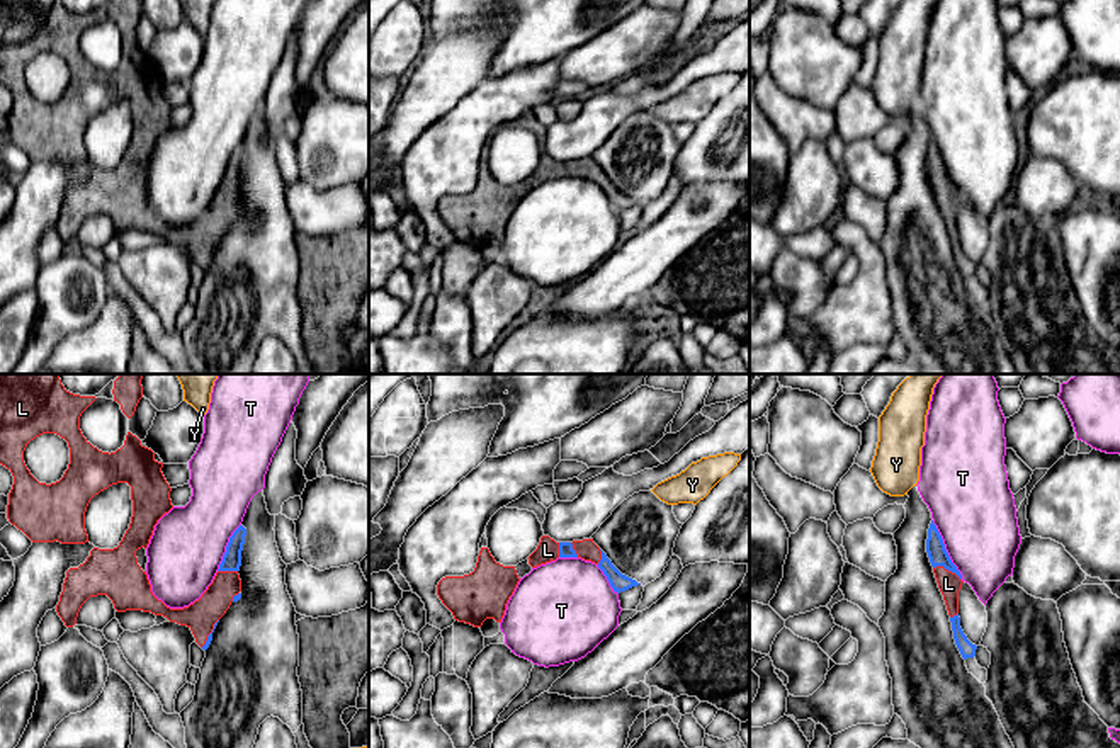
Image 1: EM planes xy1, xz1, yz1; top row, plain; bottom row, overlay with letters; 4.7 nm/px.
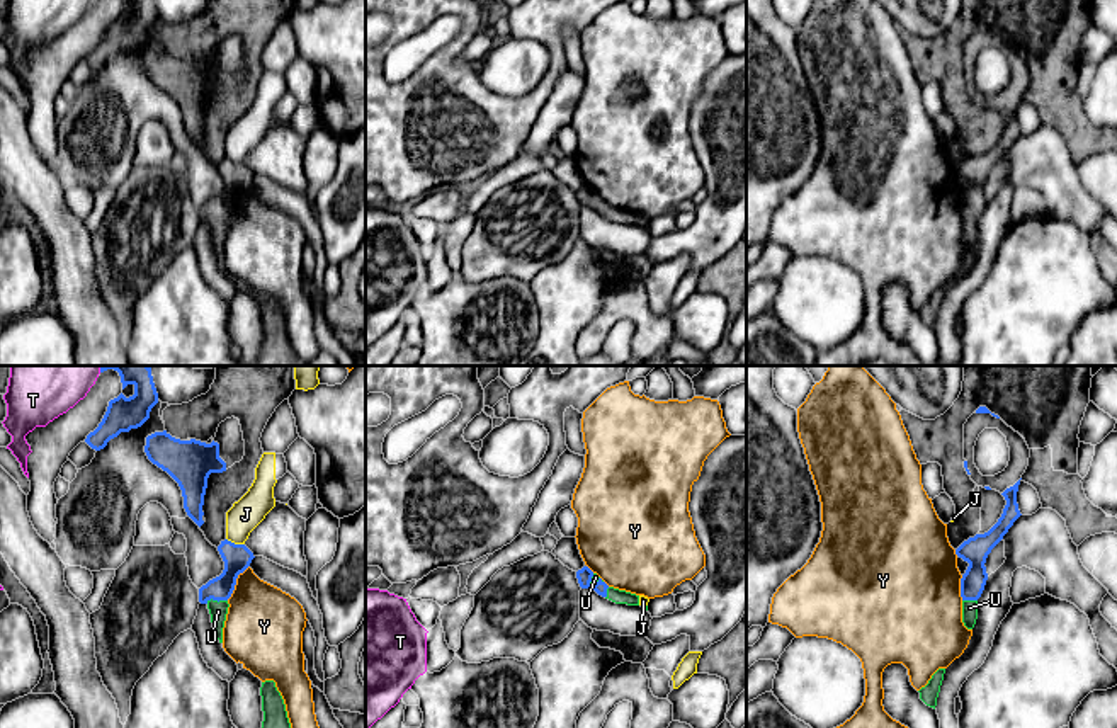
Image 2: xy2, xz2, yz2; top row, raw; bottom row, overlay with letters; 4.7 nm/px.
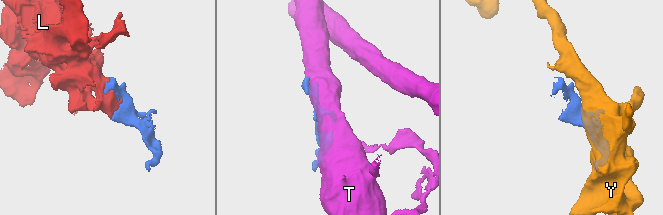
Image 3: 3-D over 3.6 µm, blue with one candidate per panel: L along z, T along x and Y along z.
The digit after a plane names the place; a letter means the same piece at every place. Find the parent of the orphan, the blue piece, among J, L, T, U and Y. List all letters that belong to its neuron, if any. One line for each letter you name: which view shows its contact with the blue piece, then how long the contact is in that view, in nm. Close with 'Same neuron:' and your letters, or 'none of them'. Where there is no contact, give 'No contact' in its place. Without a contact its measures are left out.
L: Touches blue in yz1. Shared border 150 nm
Same neuron: L

